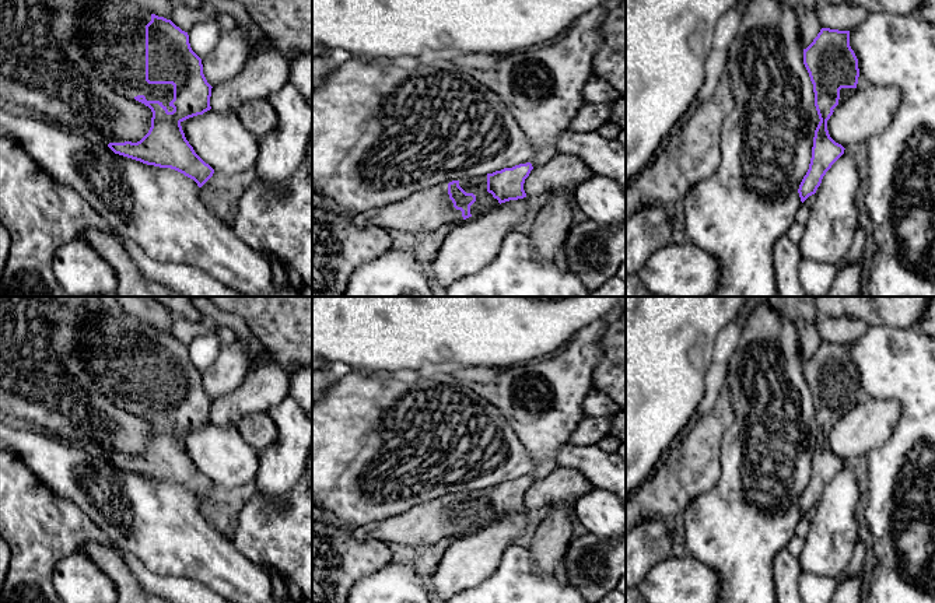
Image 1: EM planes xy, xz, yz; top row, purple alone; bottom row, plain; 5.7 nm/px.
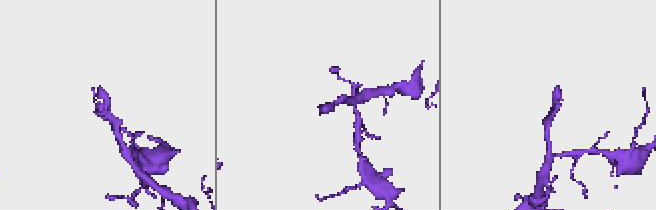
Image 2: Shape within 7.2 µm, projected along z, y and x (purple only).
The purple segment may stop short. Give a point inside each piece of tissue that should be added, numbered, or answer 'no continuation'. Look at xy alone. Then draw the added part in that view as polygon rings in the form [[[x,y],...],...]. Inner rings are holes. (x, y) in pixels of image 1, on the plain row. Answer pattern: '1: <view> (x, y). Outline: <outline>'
1: xy (116, 354). Outline: [[[132,319],[122,326],[91,325],[81,332],[78,347],[88,362],[87,372],[99,376],[116,406],[130,413],[144,409],[172,425],[174,399],[146,395],[146,339],[150,334],[150,326]]]

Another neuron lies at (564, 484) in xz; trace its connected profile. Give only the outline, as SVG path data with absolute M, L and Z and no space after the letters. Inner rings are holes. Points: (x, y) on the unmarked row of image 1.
M557 464L550 474L530 484L523 504L528 511L550 508L560 502L575 502L592 490L592 484L582 473Z

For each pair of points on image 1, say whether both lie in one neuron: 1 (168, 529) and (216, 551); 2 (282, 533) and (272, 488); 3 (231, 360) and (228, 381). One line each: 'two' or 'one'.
1: one
2: two
3: one

